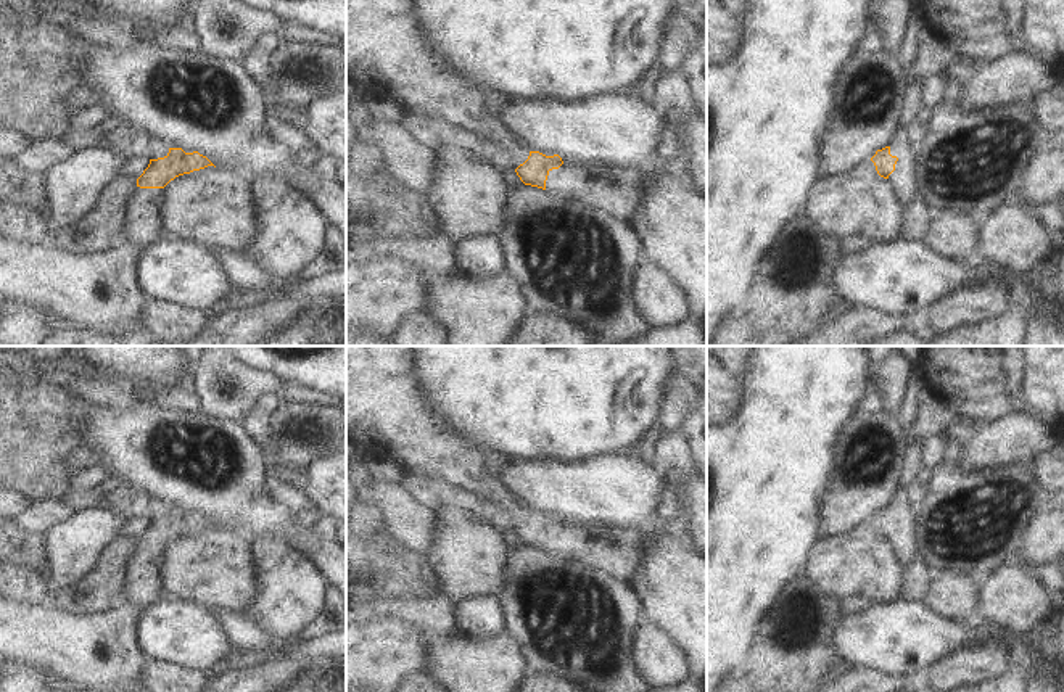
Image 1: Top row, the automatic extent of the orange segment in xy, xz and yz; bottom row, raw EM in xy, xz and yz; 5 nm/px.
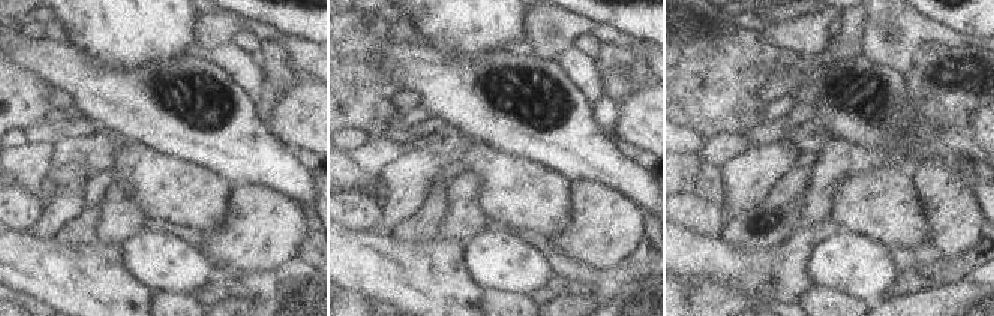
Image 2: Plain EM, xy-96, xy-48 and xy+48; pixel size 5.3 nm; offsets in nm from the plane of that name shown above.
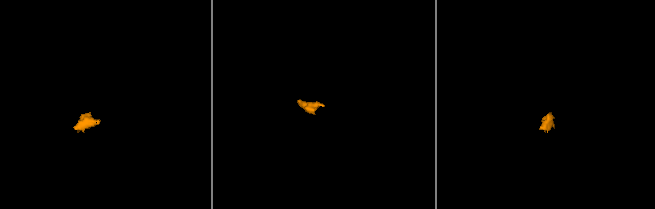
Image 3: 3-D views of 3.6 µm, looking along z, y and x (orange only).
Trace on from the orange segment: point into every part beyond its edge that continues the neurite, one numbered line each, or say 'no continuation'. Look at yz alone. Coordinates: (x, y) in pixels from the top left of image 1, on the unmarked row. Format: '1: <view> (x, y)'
1: yz (903, 539)

